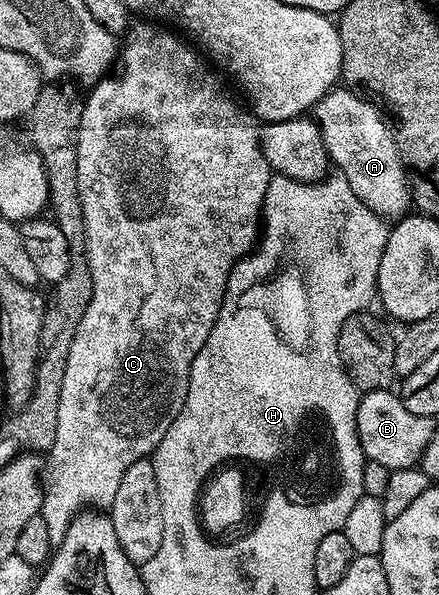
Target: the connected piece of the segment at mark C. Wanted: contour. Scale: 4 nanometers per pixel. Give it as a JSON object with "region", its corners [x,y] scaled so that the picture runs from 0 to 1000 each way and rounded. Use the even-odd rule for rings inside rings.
{"region":[[[305,40],[301,44],[298,54],[292,57],[292,62],[296,61],[294,71],[289,71],[287,76],[282,71],[280,81],[273,84],[271,116],[276,109],[276,124],[271,124],[269,129],[257,129],[260,126],[241,128],[237,133],[219,138],[219,141],[200,151],[198,161],[191,165],[194,178],[189,180],[189,193],[185,195],[185,205],[180,207],[180,227],[175,229],[180,328],[185,329],[185,339],[189,341],[189,368],[194,370],[194,380],[198,382],[198,425],[203,427],[203,447],[207,449],[207,476],[212,477],[212,487],[207,489],[207,509],[198,509],[198,523],[189,523],[189,543],[180,543],[180,550],[171,556],[171,570],[162,576],[162,590],[153,597],[153,624],[144,624],[144,657],[139,659],[139,669],[134,671],[134,718],[125,724],[125,745],[107,758],[107,807],[98,815],[98,834],[93,837],[93,859],[89,866],[98,872],[98,879],[107,879],[107,892],[114,894],[116,913],[125,919],[144,913],[144,906],[162,886],[162,879],[171,874],[178,862],[191,862],[196,859],[239,859],[246,857],[248,850],[262,845],[262,825],[271,825],[271,810],[280,805],[280,797],[289,792],[289,785],[298,785],[298,778],[308,778],[310,775],[333,773],[333,770],[346,763],[349,756],[358,753],[358,746],[367,743],[371,731],[380,731],[390,711],[399,711],[399,704],[408,697],[408,691],[426,671],[431,632],[435,630],[435,610],[444,610],[444,597],[453,597],[462,576],[472,576],[472,563],[481,563],[481,550],[490,550],[490,536],[499,529],[503,511],[513,508],[513,494],[522,491],[522,464],[526,462],[526,455],[540,447],[544,439],[579,424],[581,413],[590,405],[590,393],[599,385],[599,353],[604,348],[604,329],[608,328],[617,286],[608,274],[608,267],[595,252],[595,217],[590,215],[588,198],[579,195],[565,182],[558,182],[560,185],[547,183],[547,180],[531,171],[531,163],[517,151],[513,151],[510,139],[492,129],[497,124],[469,108],[462,101],[460,91],[451,87],[428,67],[415,66],[401,54],[394,54],[396,57],[374,55],[371,50],[355,49],[355,45],[367,47],[355,40],[321,40],[330,42]]]}

